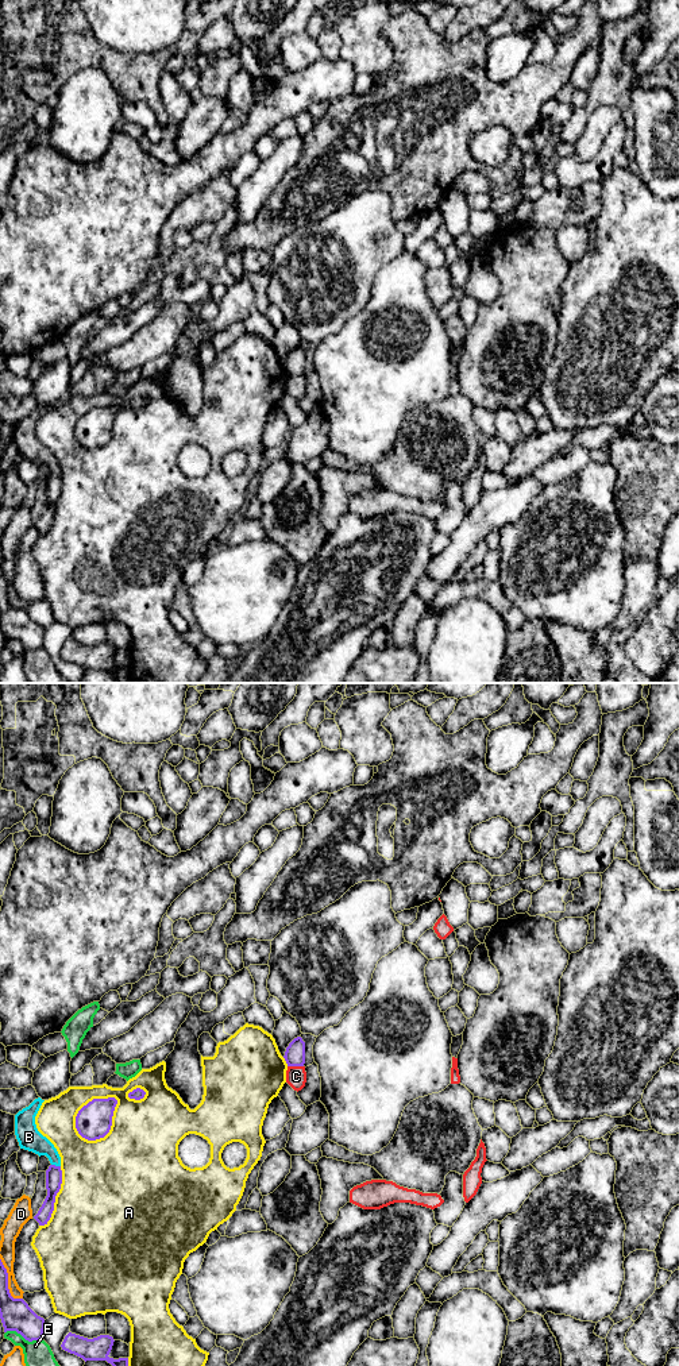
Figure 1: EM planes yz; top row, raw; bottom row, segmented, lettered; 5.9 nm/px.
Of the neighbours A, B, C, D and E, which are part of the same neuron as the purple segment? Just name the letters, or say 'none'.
none

